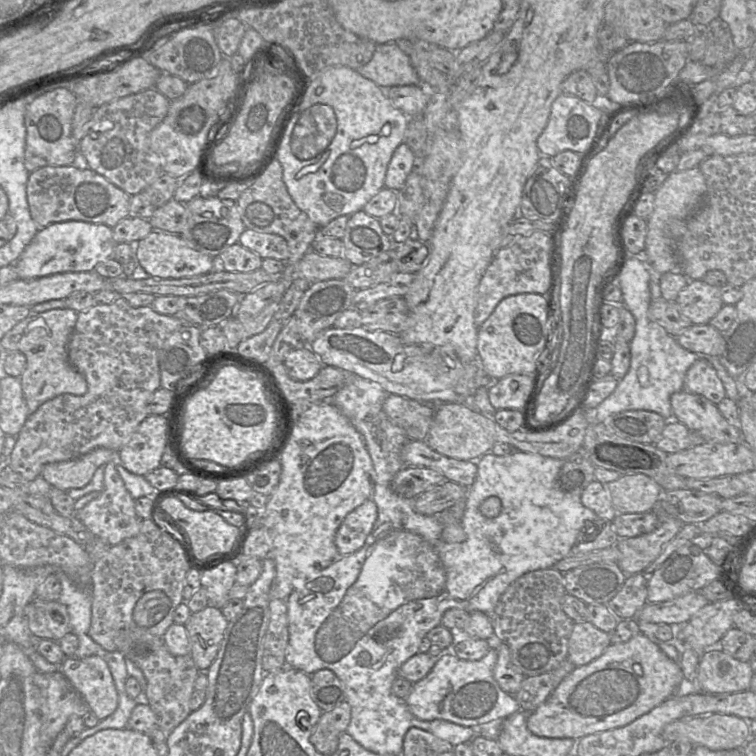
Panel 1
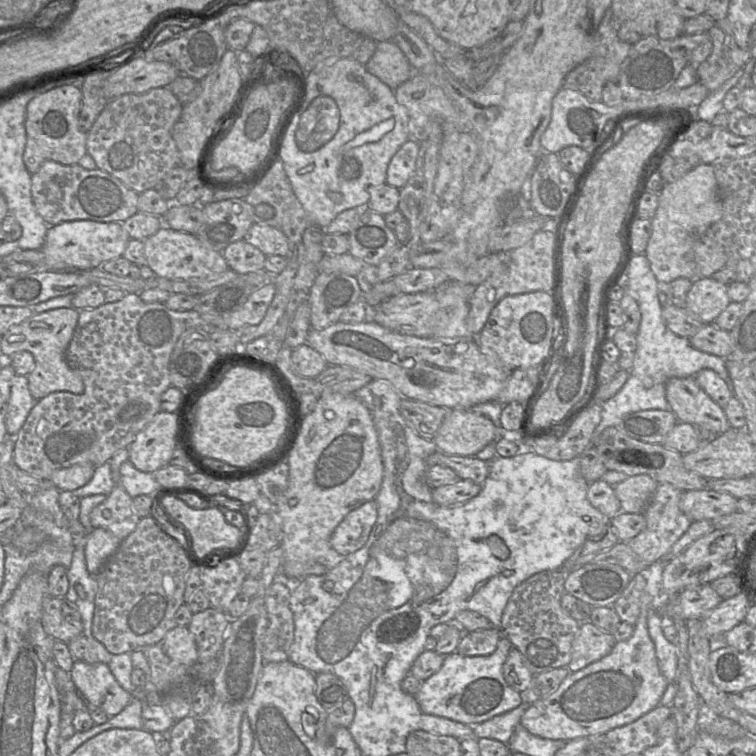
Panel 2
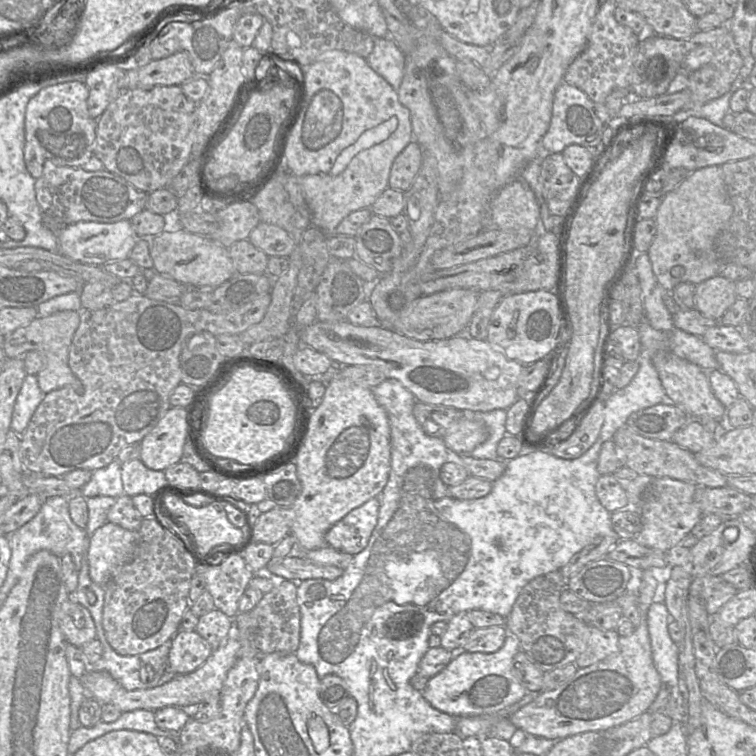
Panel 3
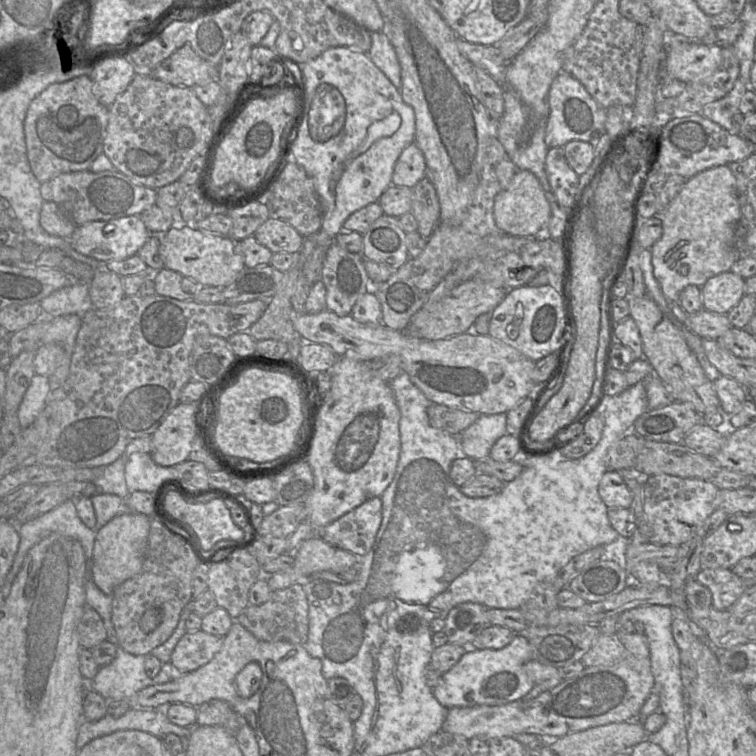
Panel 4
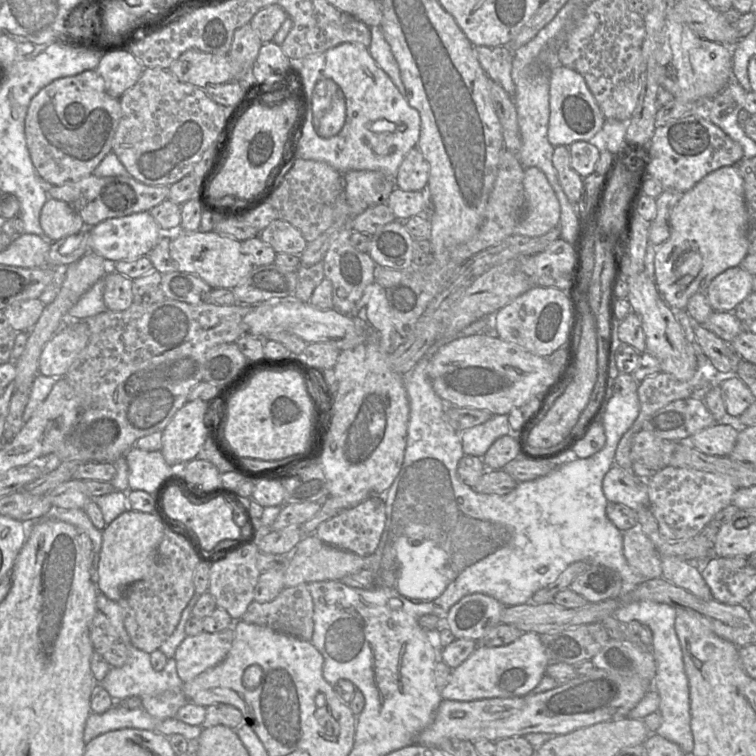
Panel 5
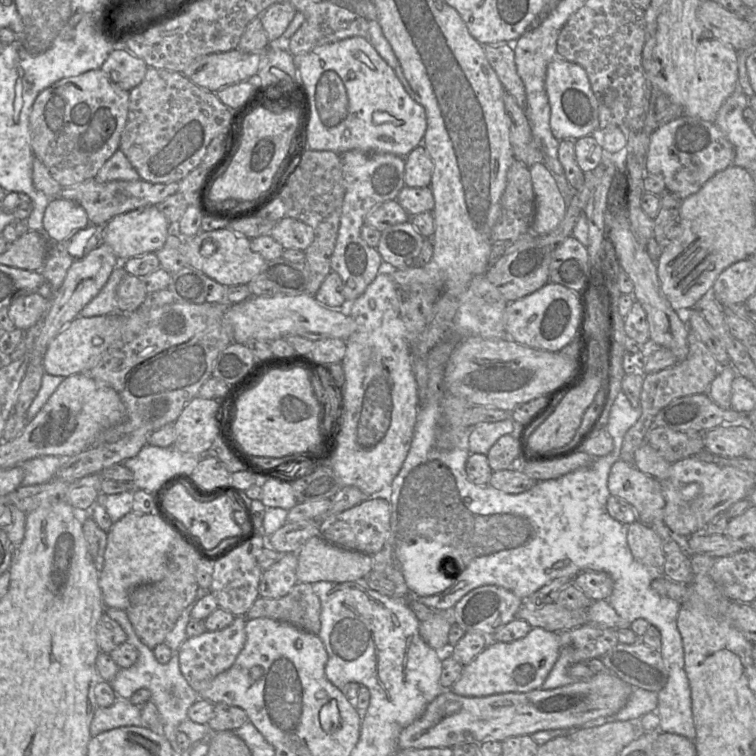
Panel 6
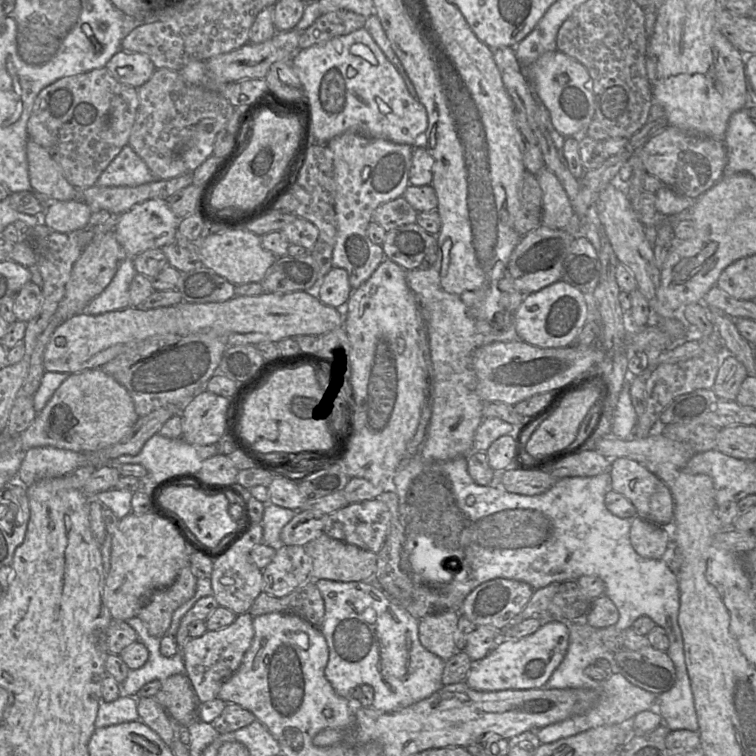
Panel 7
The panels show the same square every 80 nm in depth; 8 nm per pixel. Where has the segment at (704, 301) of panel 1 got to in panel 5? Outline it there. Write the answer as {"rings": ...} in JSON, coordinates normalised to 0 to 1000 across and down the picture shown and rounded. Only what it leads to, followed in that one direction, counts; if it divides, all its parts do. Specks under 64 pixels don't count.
{"rings":[[[972,352],[950,362],[933,384],[933,390],[944,411],[970,413],[996,384],[997,365]]]}

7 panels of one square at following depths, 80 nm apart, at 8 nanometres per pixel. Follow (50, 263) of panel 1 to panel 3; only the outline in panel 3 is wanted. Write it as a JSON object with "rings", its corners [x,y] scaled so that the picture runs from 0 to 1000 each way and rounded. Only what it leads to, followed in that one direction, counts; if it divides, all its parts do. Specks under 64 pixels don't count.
{"rings":[[[172,291],[152,295],[106,292],[87,298],[73,308],[77,313],[78,335],[94,344],[128,352],[169,341],[171,335],[185,315],[177,306]]]}

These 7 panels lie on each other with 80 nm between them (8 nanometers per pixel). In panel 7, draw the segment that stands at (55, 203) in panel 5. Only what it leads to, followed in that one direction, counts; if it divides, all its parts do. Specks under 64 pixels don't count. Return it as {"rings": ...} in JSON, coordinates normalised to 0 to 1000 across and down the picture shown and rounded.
{"rings":[[[106,262],[90,266],[66,266],[54,295],[79,307],[91,308],[112,300],[122,284],[119,274]]]}

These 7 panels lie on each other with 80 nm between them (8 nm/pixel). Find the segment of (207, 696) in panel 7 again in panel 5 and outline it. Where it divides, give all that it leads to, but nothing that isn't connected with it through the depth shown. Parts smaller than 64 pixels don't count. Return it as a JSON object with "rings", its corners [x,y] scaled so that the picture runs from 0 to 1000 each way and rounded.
{"rings":[[[307,829],[287,837],[267,835],[259,841],[246,841],[230,868],[238,898],[250,902],[292,877],[304,861],[308,845]]]}

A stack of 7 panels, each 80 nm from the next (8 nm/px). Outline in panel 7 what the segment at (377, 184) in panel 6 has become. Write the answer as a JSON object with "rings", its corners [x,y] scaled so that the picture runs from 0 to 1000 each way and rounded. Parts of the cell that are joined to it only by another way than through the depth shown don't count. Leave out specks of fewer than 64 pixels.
{"rings":[[[456,175],[431,189],[440,202],[442,237],[444,242],[443,283],[446,292],[444,320],[439,335],[440,353],[459,358],[463,378],[474,381],[511,341],[504,324],[495,323],[487,313],[485,300],[492,292],[495,278],[504,270],[532,261],[542,245],[541,229],[548,193],[526,190],[504,183],[491,183],[468,175]]]}

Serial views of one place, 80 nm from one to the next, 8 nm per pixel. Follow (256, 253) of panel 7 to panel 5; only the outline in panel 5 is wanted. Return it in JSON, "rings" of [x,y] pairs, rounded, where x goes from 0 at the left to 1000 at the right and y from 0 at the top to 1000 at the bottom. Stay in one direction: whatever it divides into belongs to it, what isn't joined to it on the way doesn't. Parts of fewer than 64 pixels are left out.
{"rings":[[[266,304],[225,310],[225,337],[235,349],[235,357],[263,365],[280,381],[307,382],[333,357],[335,349],[319,332],[319,319],[295,312],[284,306]]]}

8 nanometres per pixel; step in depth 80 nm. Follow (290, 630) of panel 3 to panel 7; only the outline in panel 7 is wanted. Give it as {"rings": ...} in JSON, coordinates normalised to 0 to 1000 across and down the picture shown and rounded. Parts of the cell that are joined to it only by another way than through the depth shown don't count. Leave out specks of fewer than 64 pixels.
{"rings":[[[409,767],[376,790],[345,783],[329,806],[333,815],[380,811],[398,816],[423,831],[430,813],[427,790],[415,767]]]}

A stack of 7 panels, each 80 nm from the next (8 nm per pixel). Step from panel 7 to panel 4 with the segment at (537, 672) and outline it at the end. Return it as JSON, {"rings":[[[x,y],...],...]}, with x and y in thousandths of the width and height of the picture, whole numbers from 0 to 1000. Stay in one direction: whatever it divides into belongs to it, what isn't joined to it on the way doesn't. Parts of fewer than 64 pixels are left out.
{"rings":[[[681,840],[664,858],[624,858],[616,856],[615,865],[591,889],[583,893],[571,911],[574,922],[590,937],[630,933],[659,934],[693,922],[706,905],[692,886],[692,880],[704,873],[704,858],[698,847]]]}

